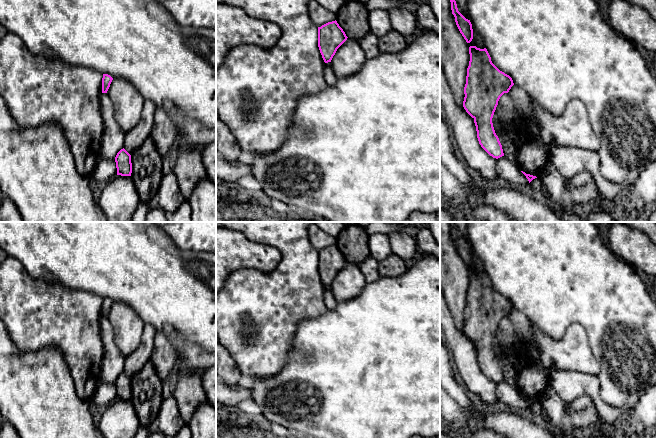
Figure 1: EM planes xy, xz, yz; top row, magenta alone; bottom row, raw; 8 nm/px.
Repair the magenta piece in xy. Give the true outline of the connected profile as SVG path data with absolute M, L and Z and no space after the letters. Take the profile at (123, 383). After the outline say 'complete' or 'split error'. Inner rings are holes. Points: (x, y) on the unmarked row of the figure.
M124 372L117 377L115 381L115 386L117 392L117 399L131 400L132 397L131 379Z; complete

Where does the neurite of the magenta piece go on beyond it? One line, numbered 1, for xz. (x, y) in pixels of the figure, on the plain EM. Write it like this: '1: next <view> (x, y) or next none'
1: next none

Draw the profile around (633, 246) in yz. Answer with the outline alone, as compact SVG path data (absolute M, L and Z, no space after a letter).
M611 222L607 244L617 258L656 277L656 244L648 234L622 222Z

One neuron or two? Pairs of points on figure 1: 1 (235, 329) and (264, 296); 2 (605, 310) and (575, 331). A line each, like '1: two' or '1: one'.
1: one
2: two

